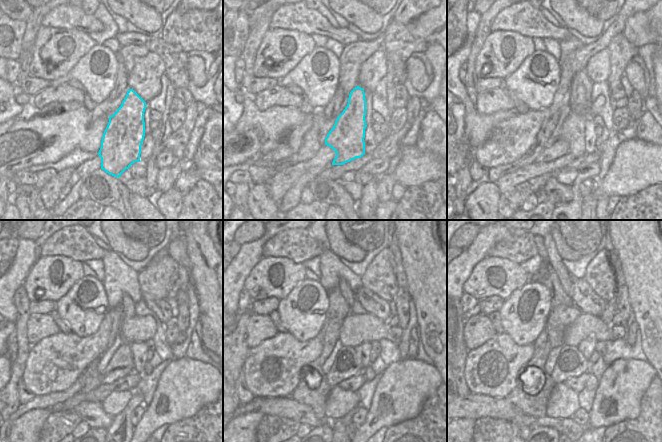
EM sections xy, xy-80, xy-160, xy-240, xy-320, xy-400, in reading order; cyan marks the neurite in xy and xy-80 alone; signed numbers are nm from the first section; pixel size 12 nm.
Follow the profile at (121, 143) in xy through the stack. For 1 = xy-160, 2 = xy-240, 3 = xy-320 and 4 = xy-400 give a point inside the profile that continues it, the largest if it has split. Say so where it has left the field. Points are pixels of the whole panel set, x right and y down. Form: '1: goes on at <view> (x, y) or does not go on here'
1: goes on at xy-160 (573, 128)
2: goes on at xy-240 (127, 304)
3: goes on at xy-320 (346, 292)
4: goes on at xy-400 (555, 262)

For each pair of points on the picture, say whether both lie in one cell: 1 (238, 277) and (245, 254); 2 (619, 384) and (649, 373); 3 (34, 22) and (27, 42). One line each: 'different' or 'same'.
1: same
2: same
3: same

